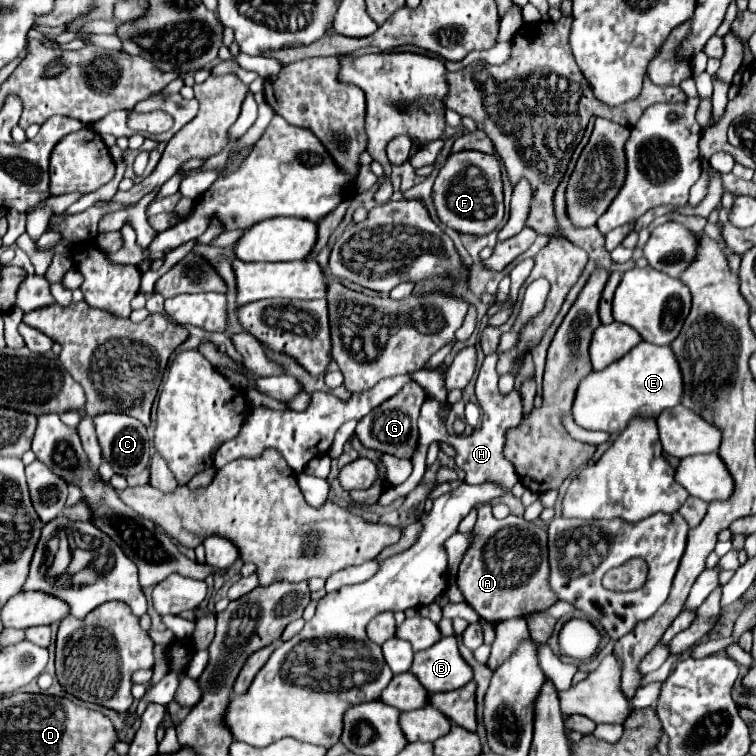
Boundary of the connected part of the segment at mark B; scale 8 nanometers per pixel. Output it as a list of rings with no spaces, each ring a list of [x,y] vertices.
[[[456,636],[440,638],[432,648],[414,652],[410,672],[428,692],[458,690],[472,680],[472,668],[462,660]]]

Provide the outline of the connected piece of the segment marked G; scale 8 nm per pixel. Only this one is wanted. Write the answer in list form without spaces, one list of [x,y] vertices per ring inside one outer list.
[[[408,382],[396,396],[388,398],[382,402],[378,408],[374,408],[370,414],[366,414],[358,426],[356,426],[356,438],[364,448],[382,452],[382,454],[392,454],[396,458],[412,458],[418,446],[418,416],[420,416],[420,406],[426,400],[426,392],[420,384]]]

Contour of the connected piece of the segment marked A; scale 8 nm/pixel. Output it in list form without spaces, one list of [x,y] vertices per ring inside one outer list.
[[[478,506],[474,538],[466,550],[460,570],[458,588],[466,602],[486,622],[502,622],[548,610],[558,596],[548,588],[548,534],[534,522],[510,514],[504,520],[492,516],[492,506]]]

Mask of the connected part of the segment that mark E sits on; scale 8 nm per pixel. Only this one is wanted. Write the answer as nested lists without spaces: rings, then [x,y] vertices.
[[[640,342],[624,358],[612,362],[600,372],[590,372],[576,388],[572,418],[584,430],[602,430],[608,434],[622,432],[626,422],[640,414],[656,418],[662,410],[680,404],[682,376],[670,346]]]

